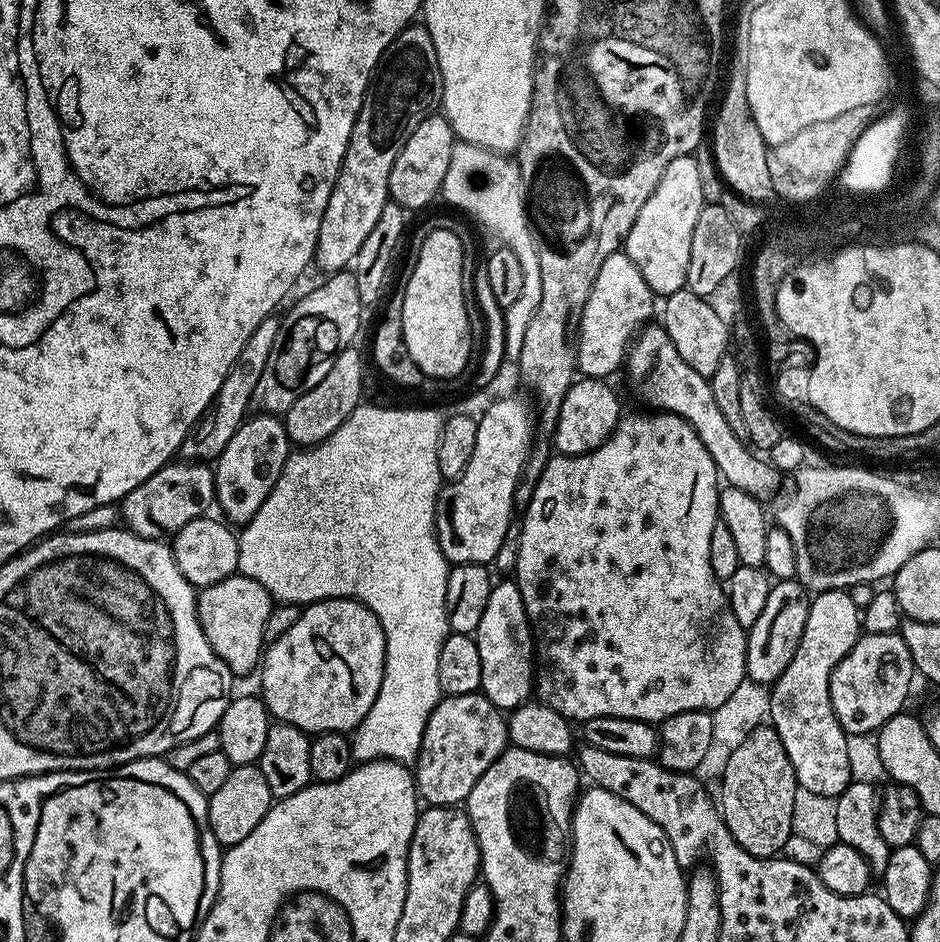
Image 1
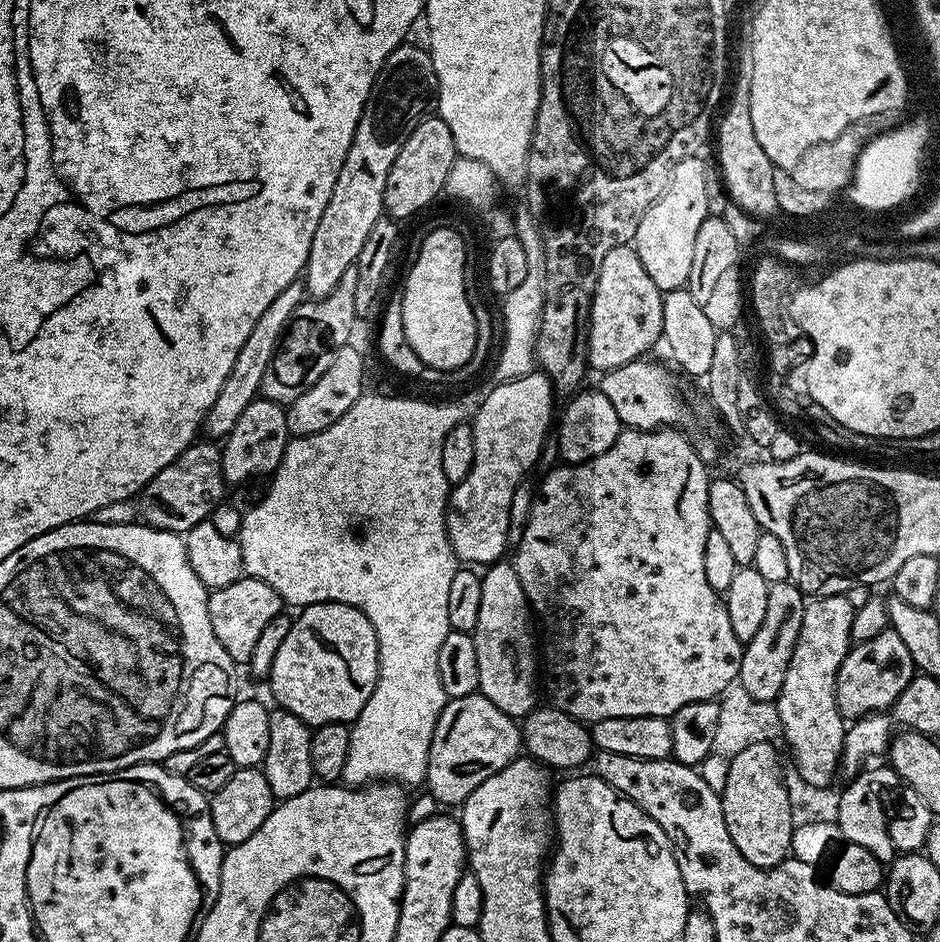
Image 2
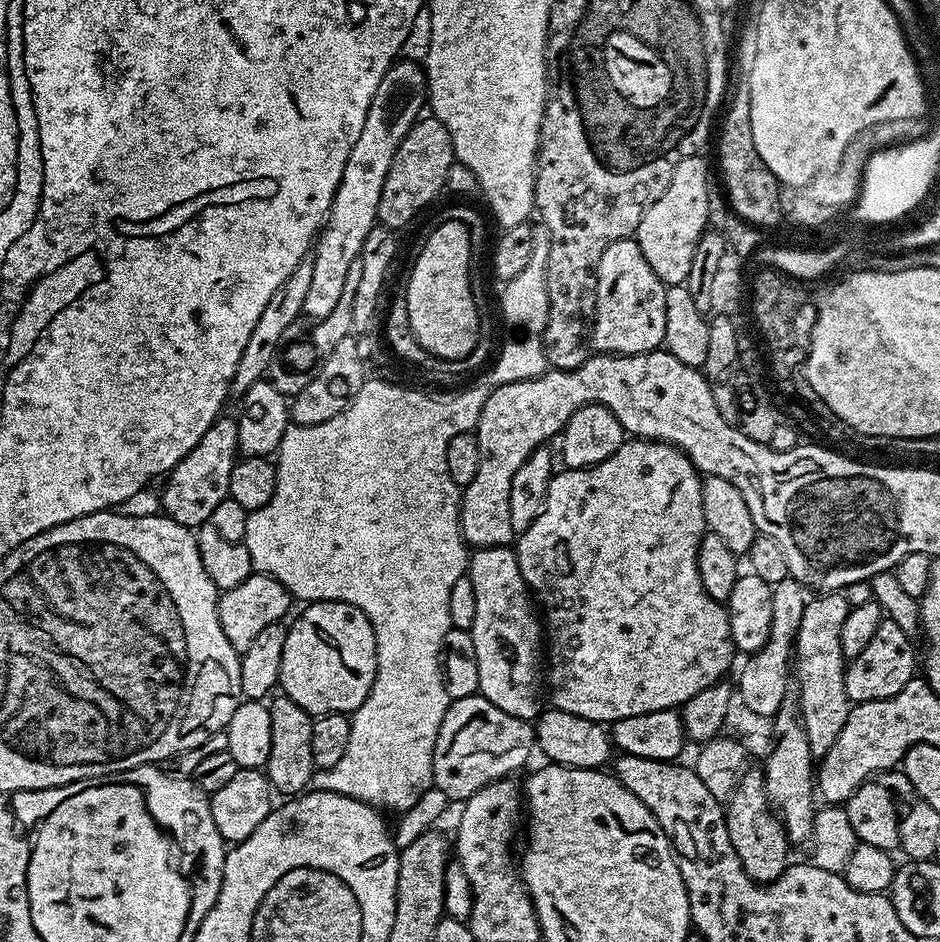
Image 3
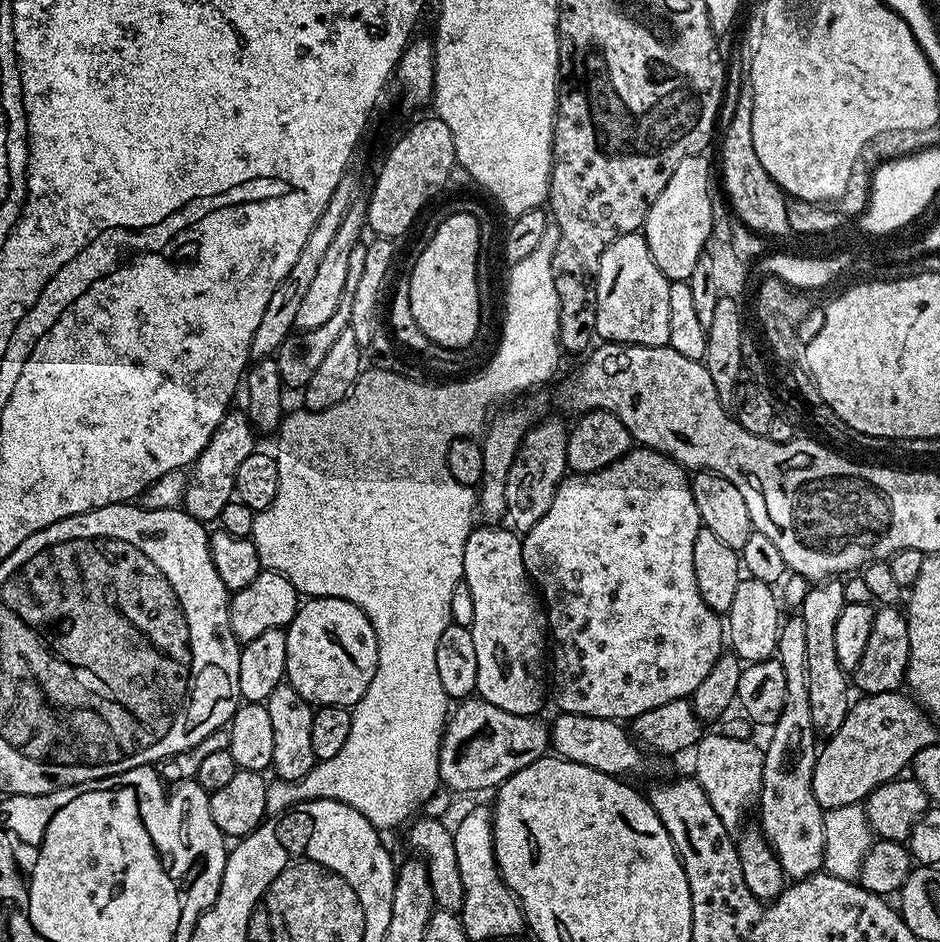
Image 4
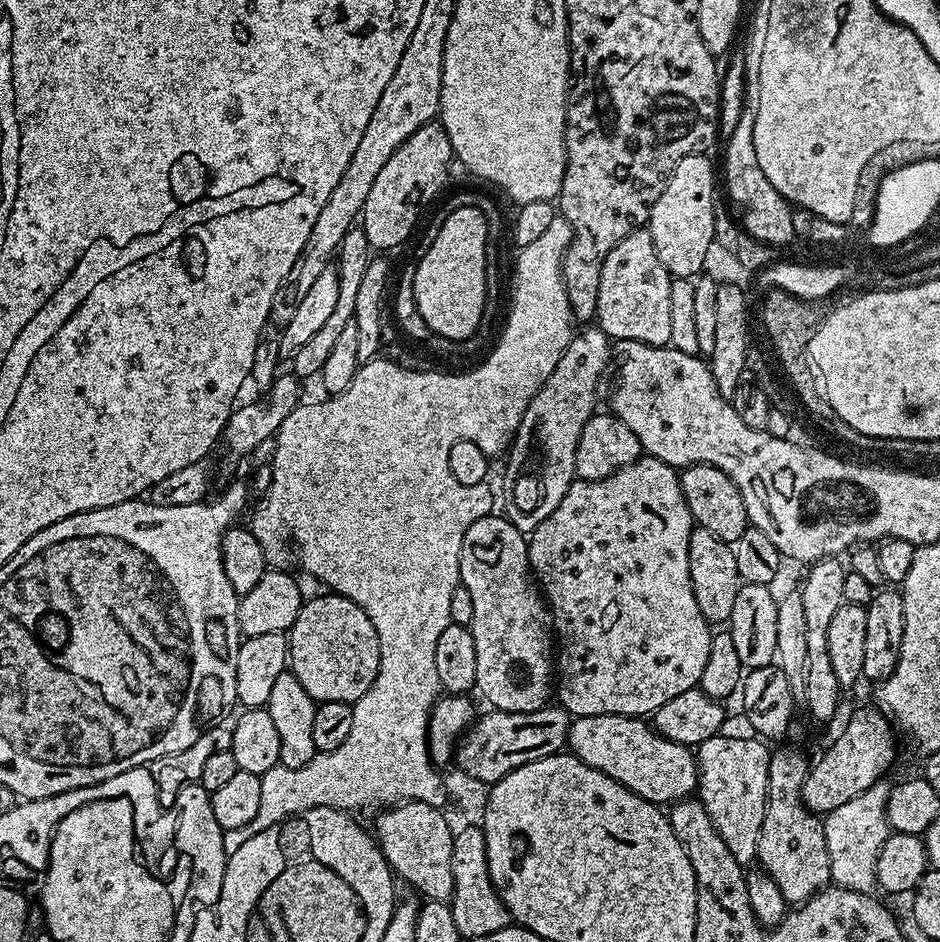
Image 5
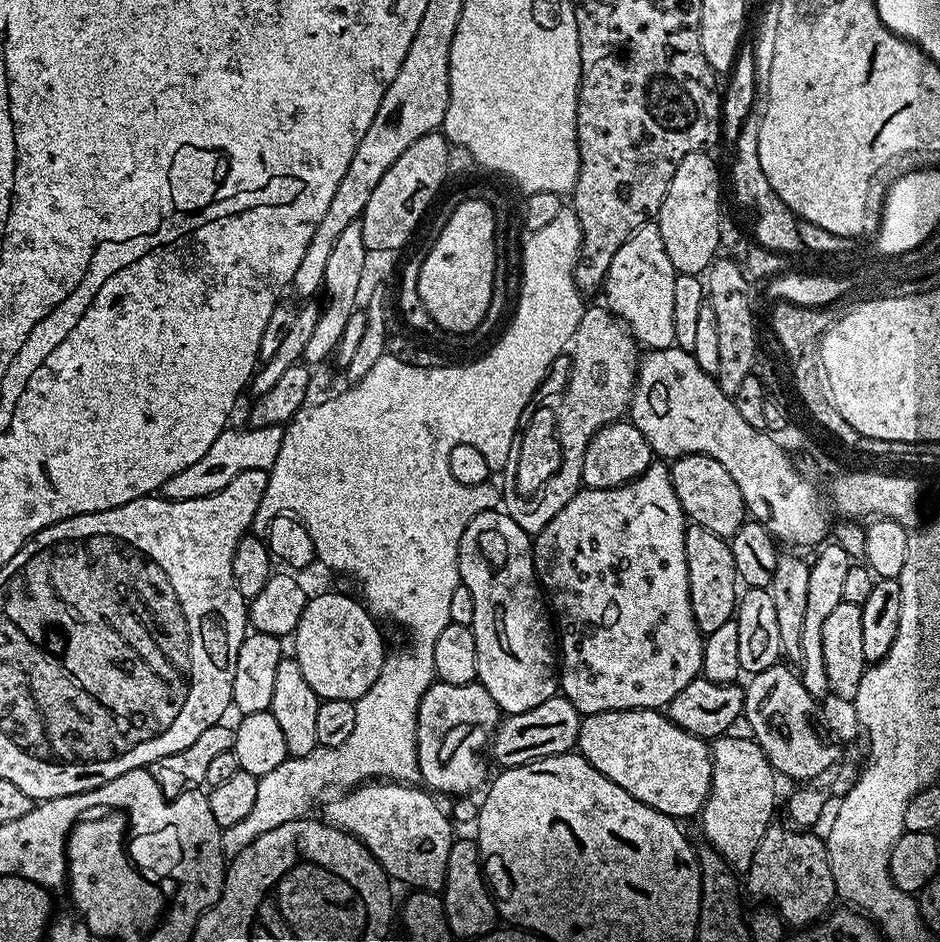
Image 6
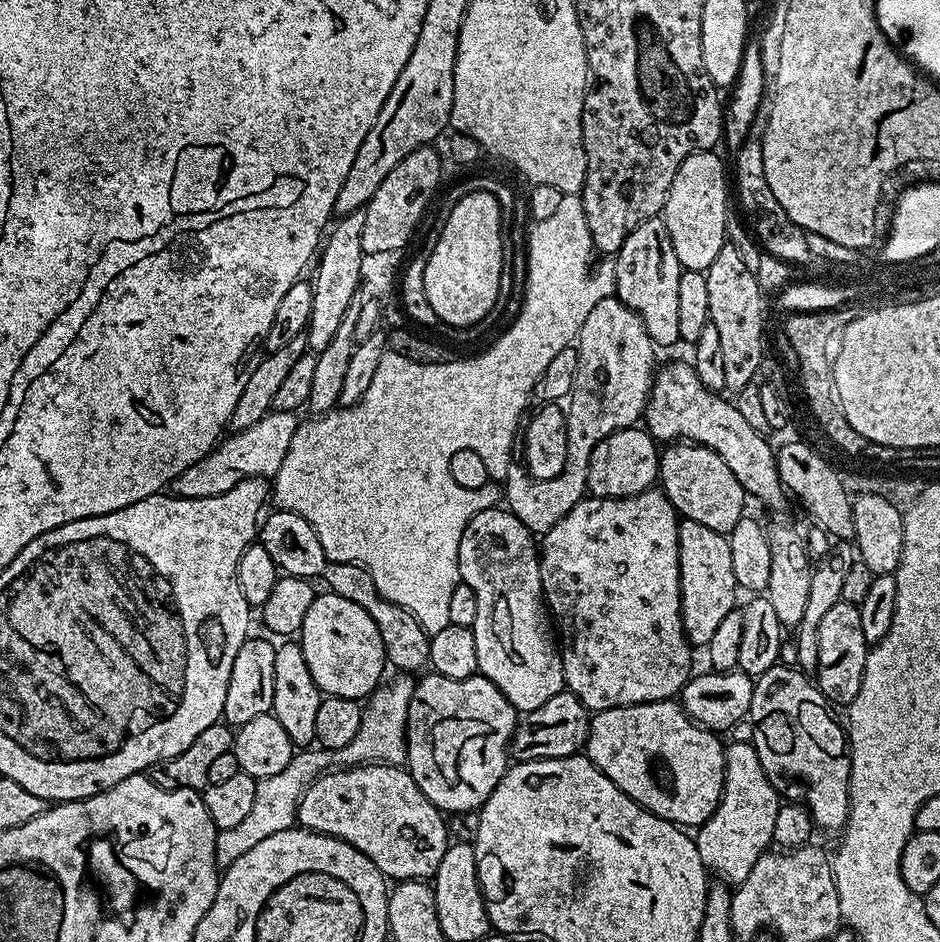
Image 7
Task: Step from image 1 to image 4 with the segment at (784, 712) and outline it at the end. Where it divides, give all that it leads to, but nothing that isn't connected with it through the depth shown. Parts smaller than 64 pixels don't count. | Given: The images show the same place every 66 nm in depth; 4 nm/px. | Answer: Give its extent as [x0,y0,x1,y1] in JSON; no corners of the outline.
[802,578,850,738]

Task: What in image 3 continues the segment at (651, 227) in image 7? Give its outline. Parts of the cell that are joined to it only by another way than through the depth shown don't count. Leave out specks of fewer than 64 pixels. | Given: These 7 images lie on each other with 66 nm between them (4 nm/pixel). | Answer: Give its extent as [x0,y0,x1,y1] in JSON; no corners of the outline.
[591,239,666,356]

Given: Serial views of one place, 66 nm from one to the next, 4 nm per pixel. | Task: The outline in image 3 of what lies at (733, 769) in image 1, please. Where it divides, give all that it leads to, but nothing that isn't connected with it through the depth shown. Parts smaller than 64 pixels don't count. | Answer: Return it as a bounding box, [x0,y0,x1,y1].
[726,771,790,884]

